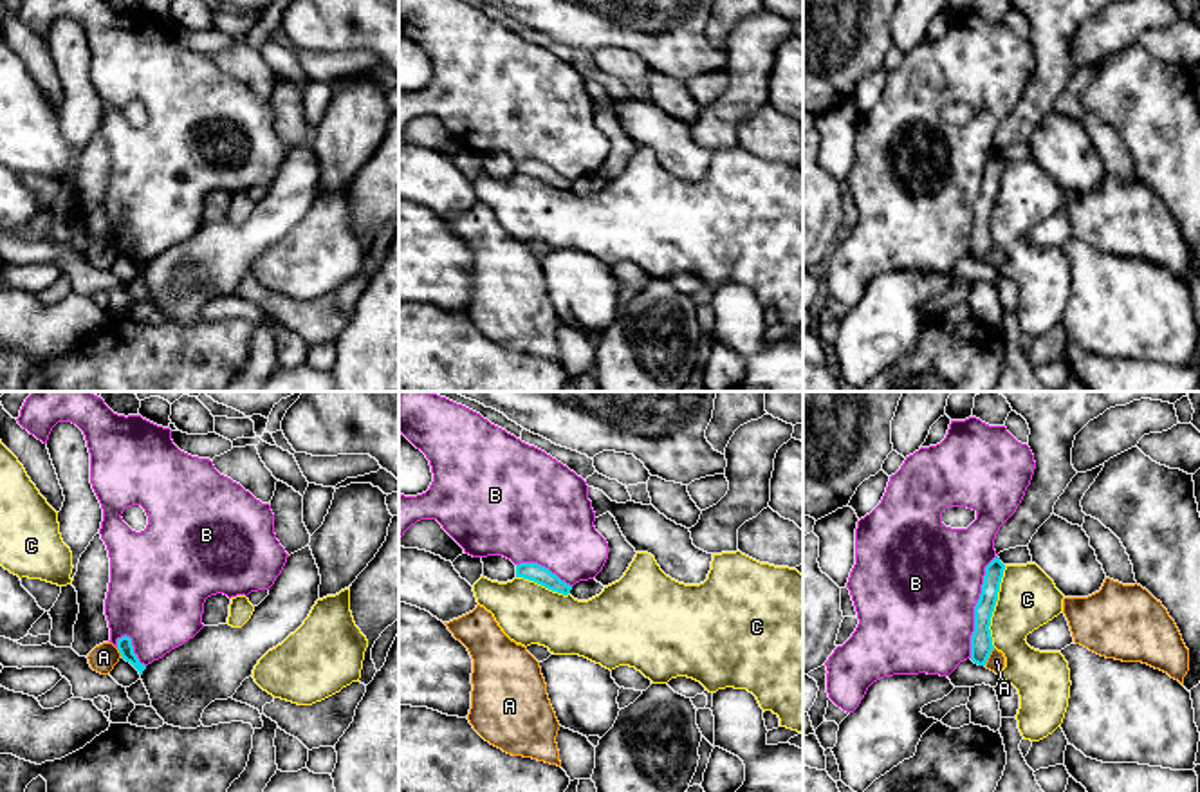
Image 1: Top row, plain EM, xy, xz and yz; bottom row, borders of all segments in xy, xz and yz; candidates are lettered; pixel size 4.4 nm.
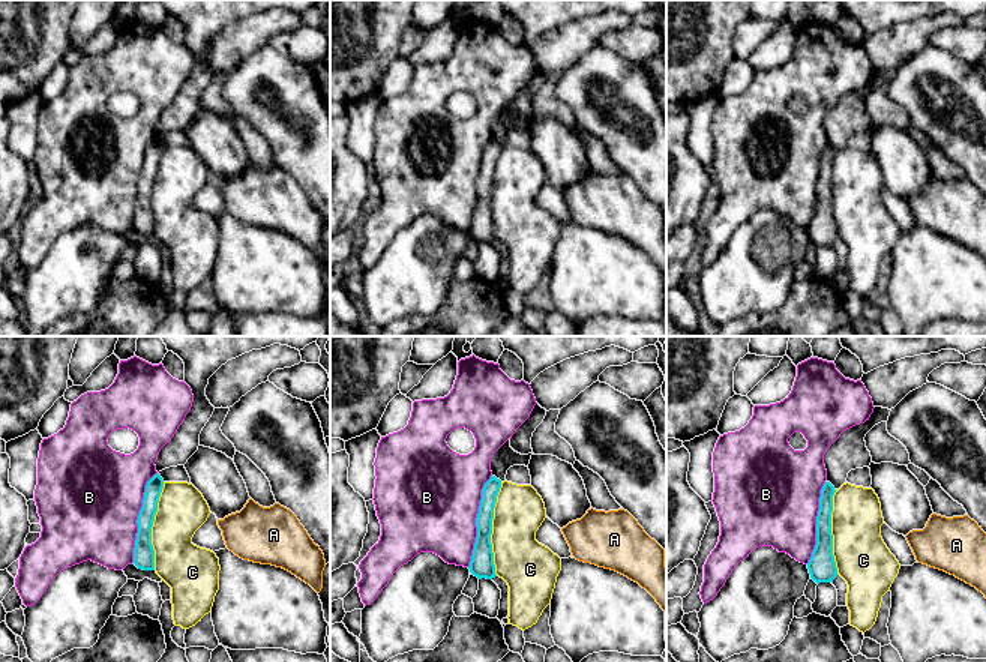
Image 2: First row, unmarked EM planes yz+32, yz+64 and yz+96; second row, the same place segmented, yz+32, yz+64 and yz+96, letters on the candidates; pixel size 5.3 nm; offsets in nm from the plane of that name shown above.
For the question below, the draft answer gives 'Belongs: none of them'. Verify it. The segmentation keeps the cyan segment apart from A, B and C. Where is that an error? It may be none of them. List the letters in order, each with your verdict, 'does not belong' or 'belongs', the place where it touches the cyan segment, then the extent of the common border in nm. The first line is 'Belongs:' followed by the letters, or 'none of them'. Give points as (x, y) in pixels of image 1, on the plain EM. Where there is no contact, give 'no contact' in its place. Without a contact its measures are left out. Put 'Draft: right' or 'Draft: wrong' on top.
Draft: right
Belongs: none of them
A: does not belong; meets cyan in yz at (987, 253); contact 90 nm long
B: does not belong; meets cyan in yz at (975, 202); contact 480 nm long
C: does not belong; meets cyan in yz at (995, 201); contact 380 nm long

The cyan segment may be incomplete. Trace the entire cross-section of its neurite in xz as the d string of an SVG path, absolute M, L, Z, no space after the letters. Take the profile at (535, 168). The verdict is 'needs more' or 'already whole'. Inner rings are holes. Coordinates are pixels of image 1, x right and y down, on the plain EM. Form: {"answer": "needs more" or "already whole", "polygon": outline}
{"answer": "already whole", "polygon": "M520 159L516 161L516 173L534 177L552 188L568 191L572 182L561 177L556 170L538 159Z"}

